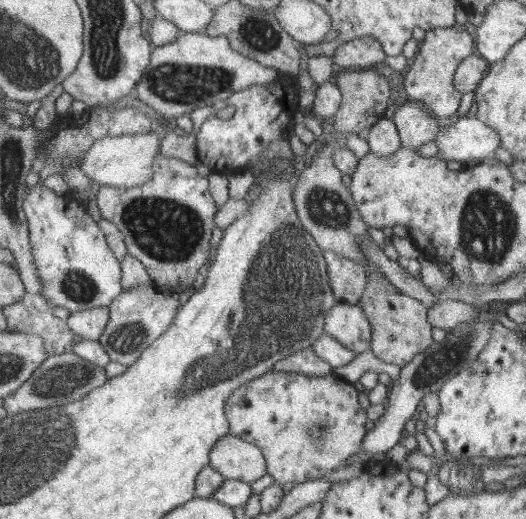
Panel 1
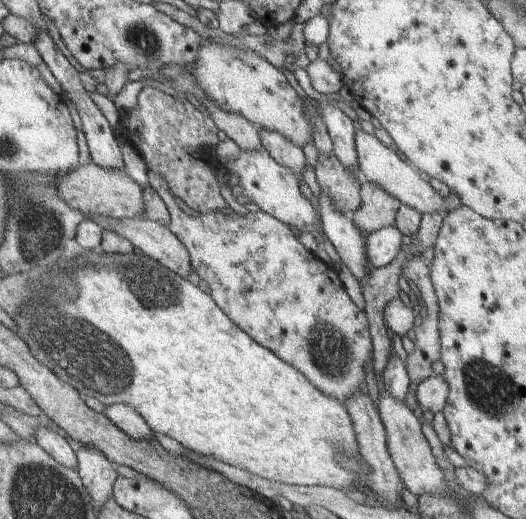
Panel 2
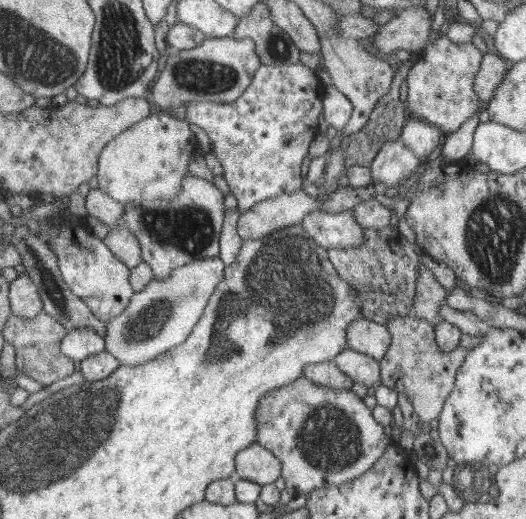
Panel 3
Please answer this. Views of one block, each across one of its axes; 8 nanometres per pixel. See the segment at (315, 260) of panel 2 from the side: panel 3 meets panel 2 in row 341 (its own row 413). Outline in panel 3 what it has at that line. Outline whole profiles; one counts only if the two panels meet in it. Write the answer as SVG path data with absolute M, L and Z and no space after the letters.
M306 377L300 378L299 381L292 384L284 385L275 392L271 392L269 396L261 400L259 410L257 410L259 418L259 440L257 442L264 446L266 450L272 451L276 458L280 458L283 462L283 478L285 480L286 490L295 493L310 493L312 490L322 489L330 485L342 485L344 483L354 481L356 478L363 476L376 461L383 459L388 454L388 446L392 446L392 433L388 434L388 430L384 430L385 426L376 422L374 414L372 414L372 406L368 406L368 402L364 402L364 398L360 398L360 394L355 394L351 389L333 389L332 387L322 386L310 381Z

